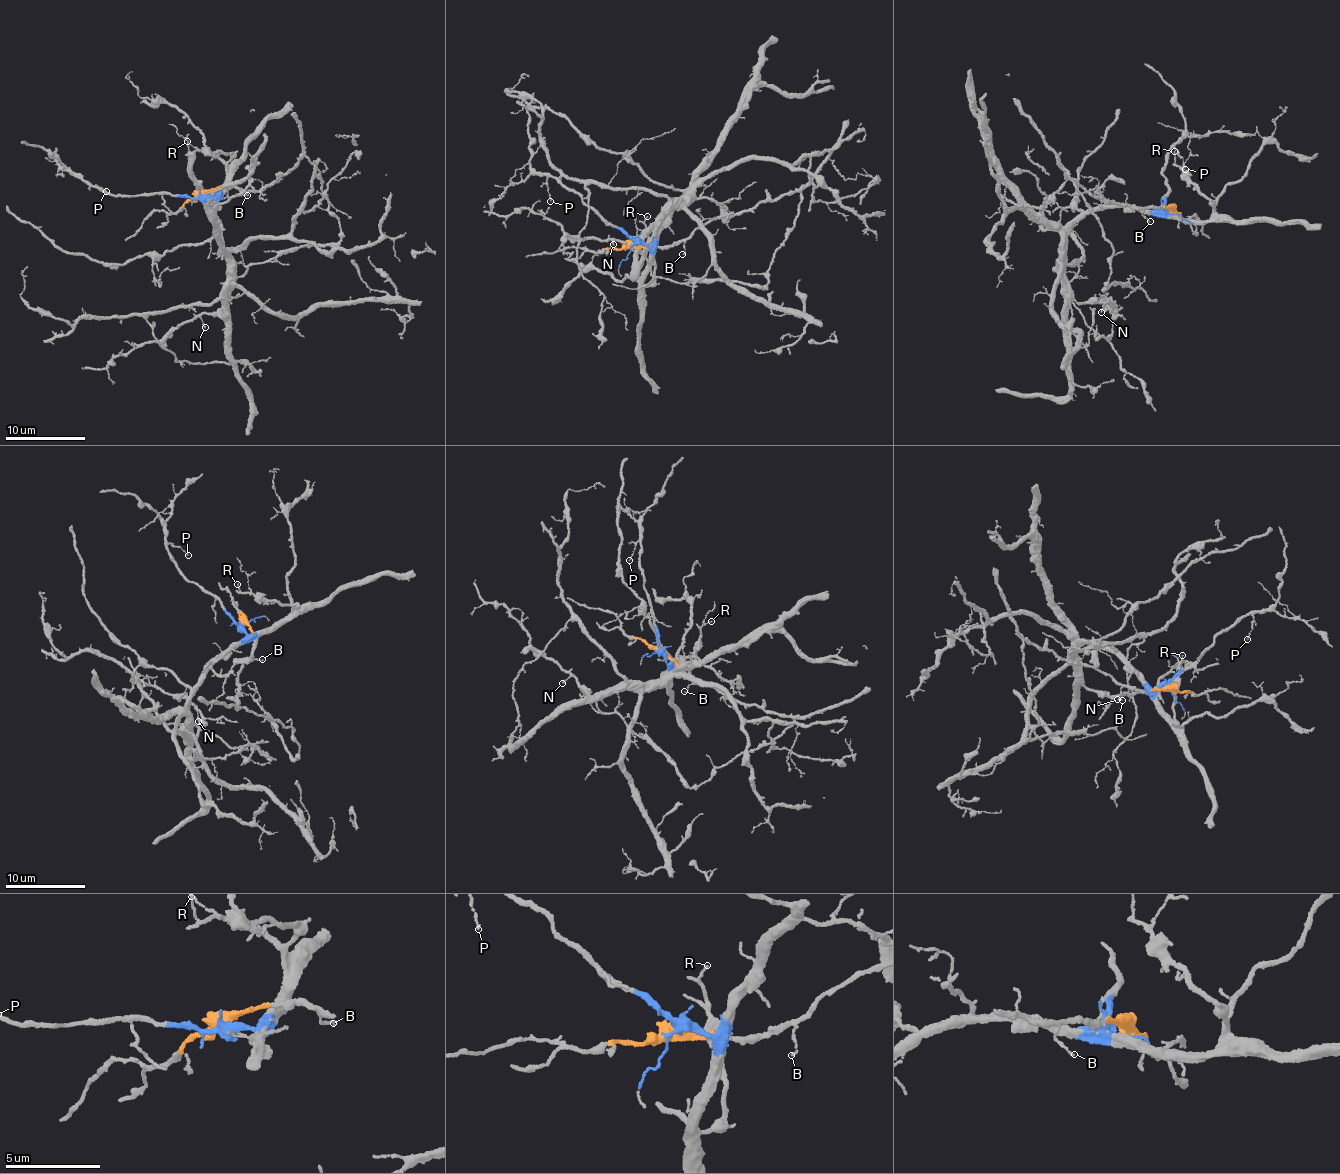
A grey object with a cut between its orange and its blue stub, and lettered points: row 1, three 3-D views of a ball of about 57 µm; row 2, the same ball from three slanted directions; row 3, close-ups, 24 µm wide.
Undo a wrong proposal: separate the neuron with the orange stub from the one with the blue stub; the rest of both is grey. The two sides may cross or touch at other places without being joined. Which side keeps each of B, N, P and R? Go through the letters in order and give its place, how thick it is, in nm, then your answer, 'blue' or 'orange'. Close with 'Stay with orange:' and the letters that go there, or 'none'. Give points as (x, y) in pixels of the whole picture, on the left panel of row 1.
B: at (247, 195); 80 nm thick; orange
N: at (205, 327); 100 nm thick; blue
P: at (106, 191); 100 nm thick; blue
R: at (187, 141); 100 nm thick; blue
Stay with orange: B

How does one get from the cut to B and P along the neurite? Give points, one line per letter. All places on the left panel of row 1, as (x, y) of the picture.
B: (200, 199), (221, 187), (239, 188), (246, 195)
P: (200, 199), (160, 192), (124, 196), (100, 190), (89, 182), (106, 191)

